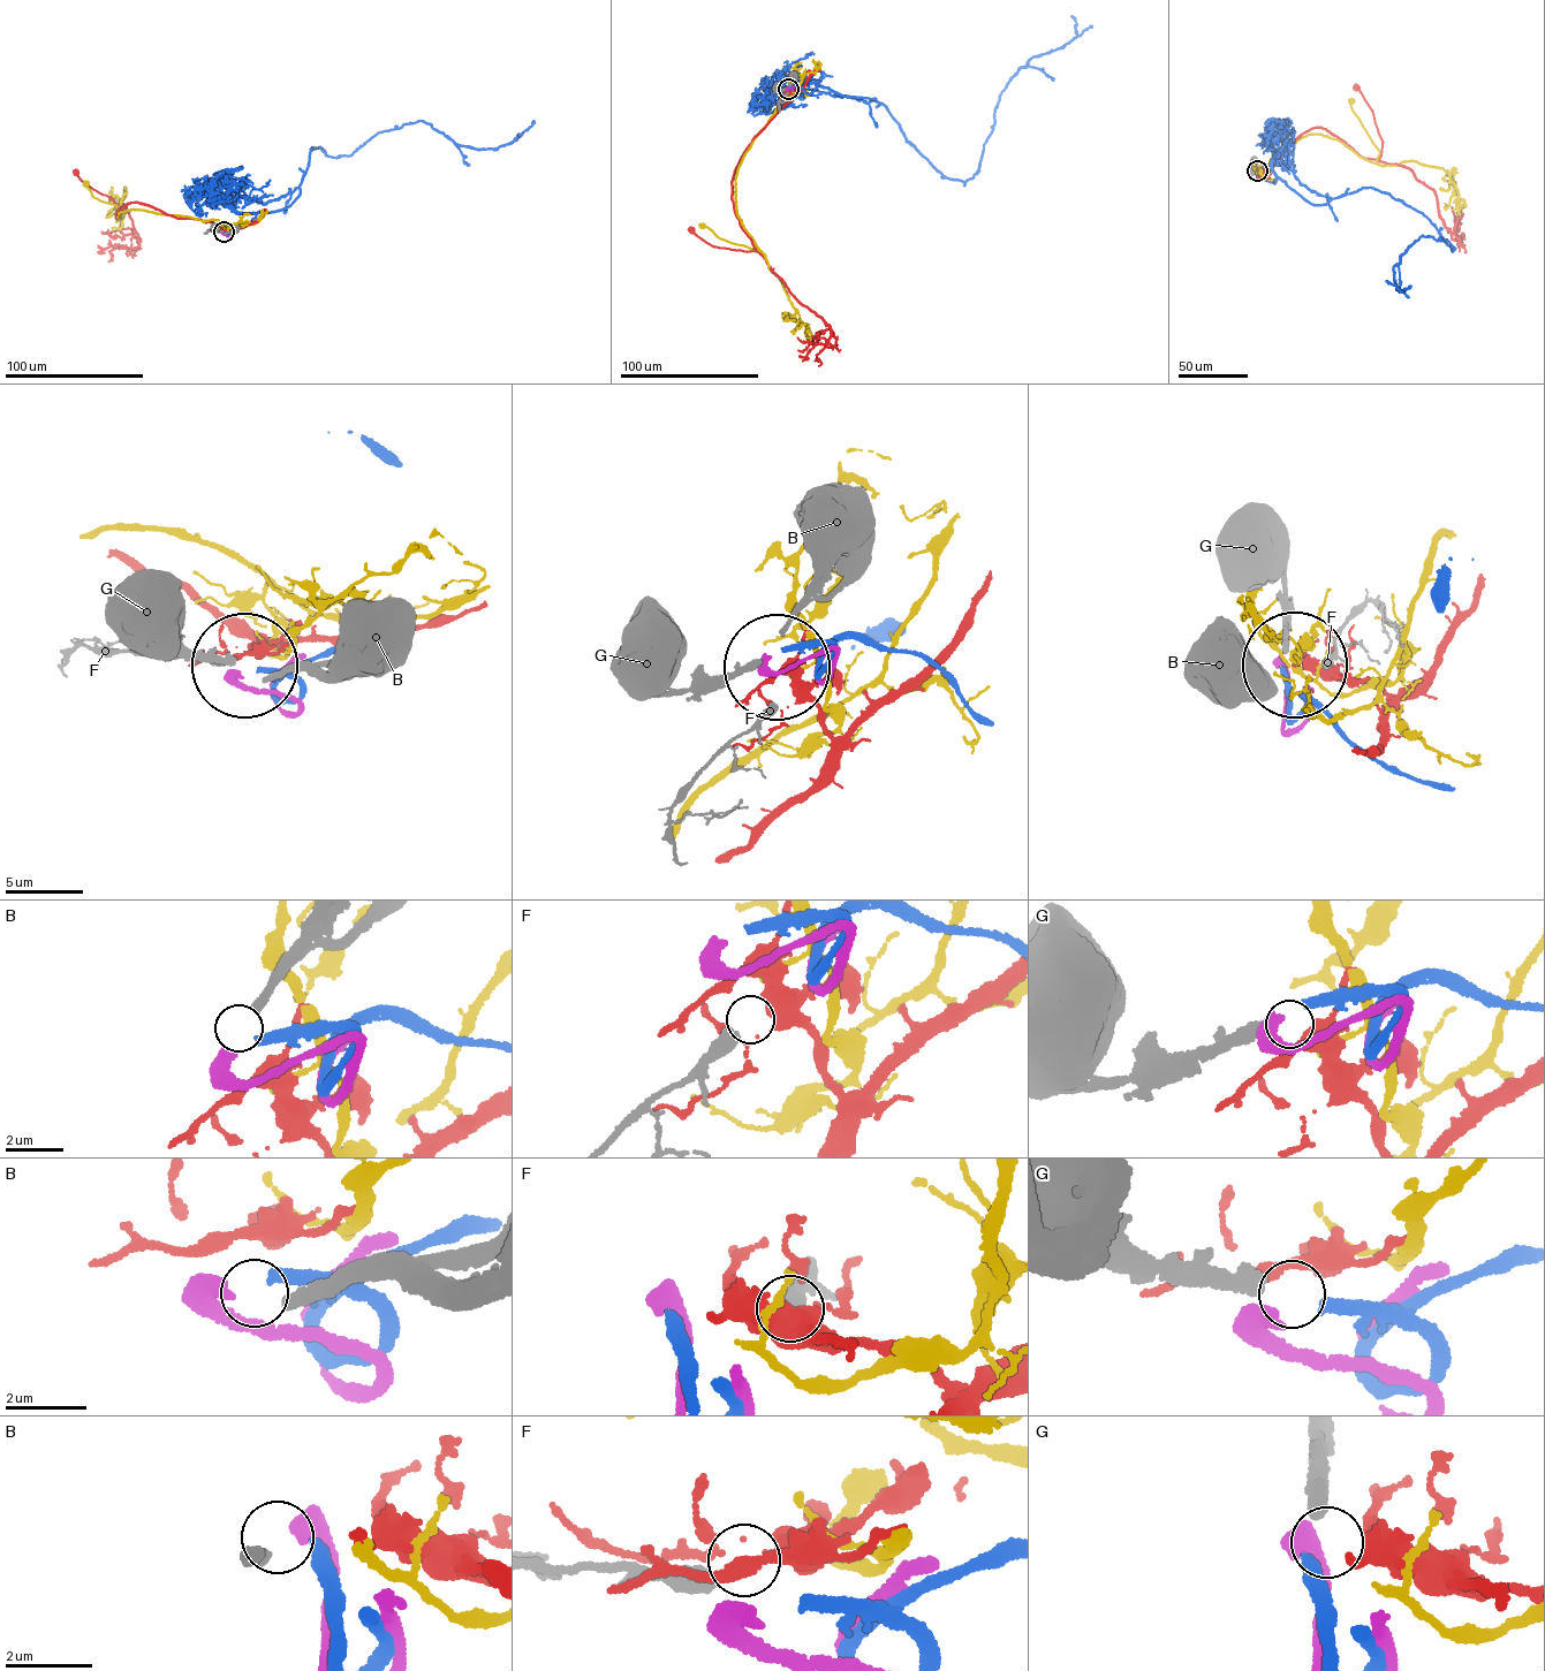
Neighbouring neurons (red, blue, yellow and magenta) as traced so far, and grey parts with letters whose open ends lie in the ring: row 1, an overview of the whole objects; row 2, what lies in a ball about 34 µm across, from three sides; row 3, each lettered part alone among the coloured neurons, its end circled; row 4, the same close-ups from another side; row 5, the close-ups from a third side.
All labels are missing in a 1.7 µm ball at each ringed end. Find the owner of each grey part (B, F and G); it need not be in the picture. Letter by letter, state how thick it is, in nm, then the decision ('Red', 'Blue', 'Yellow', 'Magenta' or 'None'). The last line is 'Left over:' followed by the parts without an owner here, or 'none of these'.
B: Thickness 360 nm. Blue
F: Thickness 480 nm. None
G: Thickness 440 nm. None
Left over: F, G

